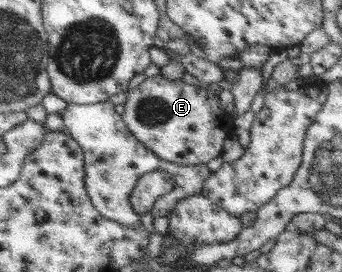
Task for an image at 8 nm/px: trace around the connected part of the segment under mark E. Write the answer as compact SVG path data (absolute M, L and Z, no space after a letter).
M153 76L151 78L140 78L134 87L125 93L127 100L126 108L122 114L125 125L137 140L141 141L149 150L157 153L163 160L173 161L183 165L207 164L209 160L223 155L223 146L232 134L231 130L225 128L223 120L227 120L225 112L215 112L215 108L221 108L219 95L210 89L201 88L187 84L185 80L169 80L165 76Z

